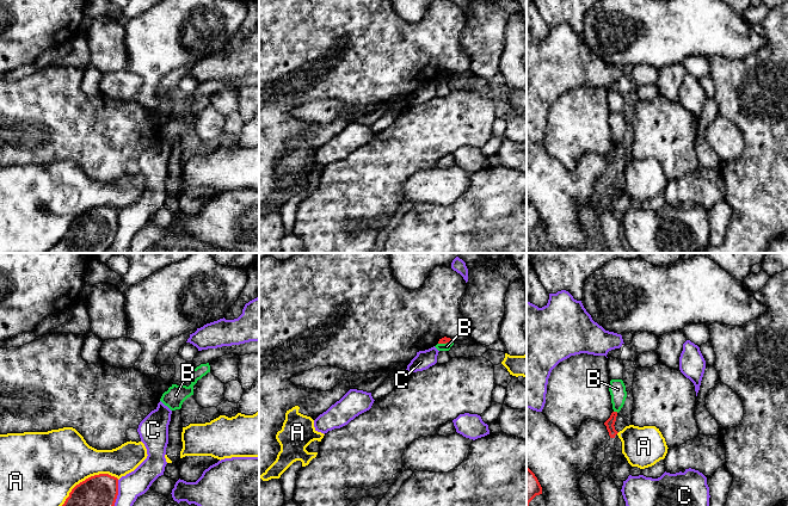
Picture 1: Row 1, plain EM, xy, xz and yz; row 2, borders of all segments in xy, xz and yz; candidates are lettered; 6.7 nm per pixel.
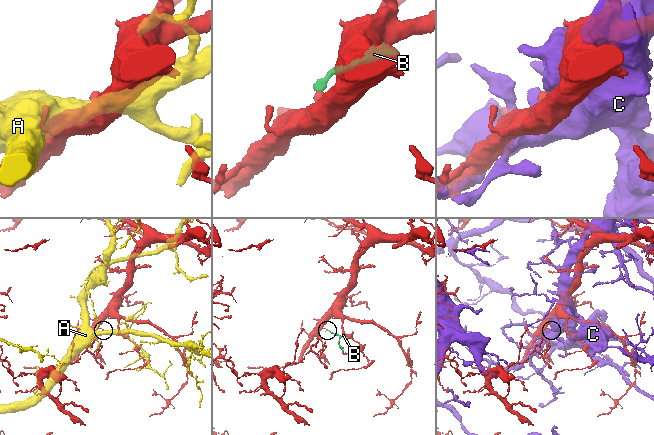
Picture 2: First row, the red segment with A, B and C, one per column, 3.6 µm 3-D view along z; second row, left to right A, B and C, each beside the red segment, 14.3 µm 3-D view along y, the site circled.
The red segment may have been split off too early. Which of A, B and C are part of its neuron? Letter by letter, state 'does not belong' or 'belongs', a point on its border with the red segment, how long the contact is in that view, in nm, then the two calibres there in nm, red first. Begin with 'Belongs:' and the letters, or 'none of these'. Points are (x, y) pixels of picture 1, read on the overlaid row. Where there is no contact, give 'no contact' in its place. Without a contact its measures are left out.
Belongs: none of these
A: does not belong | xy (88, 477) | 440 nm | 220/420 nm
B: does not belong | yz (616, 412) | 30 nm | 60/110 nm
C: does not belong | xy (117, 493) | 180 nm | 220/170 nm

